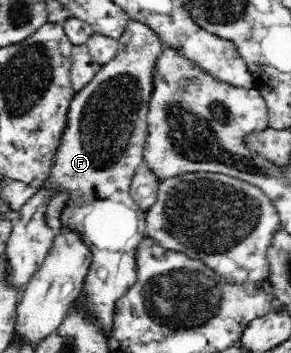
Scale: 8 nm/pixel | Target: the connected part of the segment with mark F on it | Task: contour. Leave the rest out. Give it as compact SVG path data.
M130 16L118 42L115 59L102 65L91 83L73 98L70 126L63 134L54 169L45 183L49 186L57 182L63 190L75 192L62 223L75 224L94 250L94 265L84 288L90 290L107 336L115 301L135 283L135 249L146 236L143 211L137 209L129 192L134 171L144 164L150 134L150 101L159 79L159 62L166 50L153 27Z

